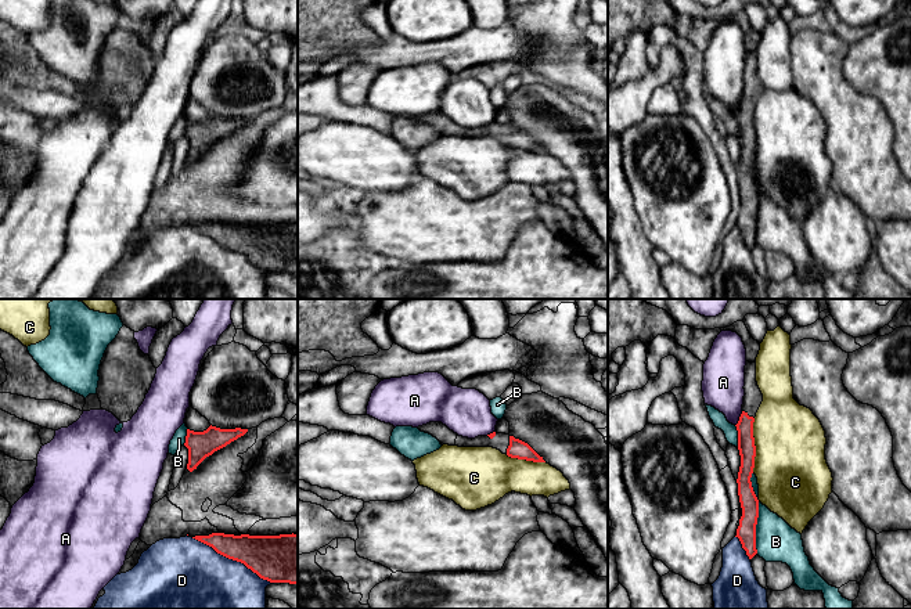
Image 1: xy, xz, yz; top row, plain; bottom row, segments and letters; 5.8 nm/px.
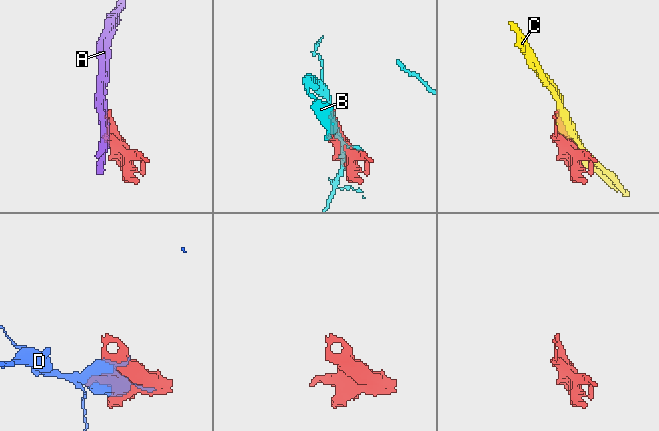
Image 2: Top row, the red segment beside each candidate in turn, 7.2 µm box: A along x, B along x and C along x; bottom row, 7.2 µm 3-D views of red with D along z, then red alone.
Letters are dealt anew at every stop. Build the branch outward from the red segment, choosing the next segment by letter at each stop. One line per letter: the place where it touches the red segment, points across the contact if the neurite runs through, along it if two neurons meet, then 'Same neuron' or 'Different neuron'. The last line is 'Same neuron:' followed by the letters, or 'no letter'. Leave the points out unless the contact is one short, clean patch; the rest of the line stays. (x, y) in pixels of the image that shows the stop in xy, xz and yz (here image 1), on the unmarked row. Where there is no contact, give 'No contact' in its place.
A: Touches red at yz (740, 108). Boundary: yz (742, 101), (735, 115). Different neuron
B: Touches red at yz (758, 202). Different neuron
C: Touches red at yz (755, 136). Different neuron
D: Touches red at xy (233, 249). Different neuron
Same neuron: no letter

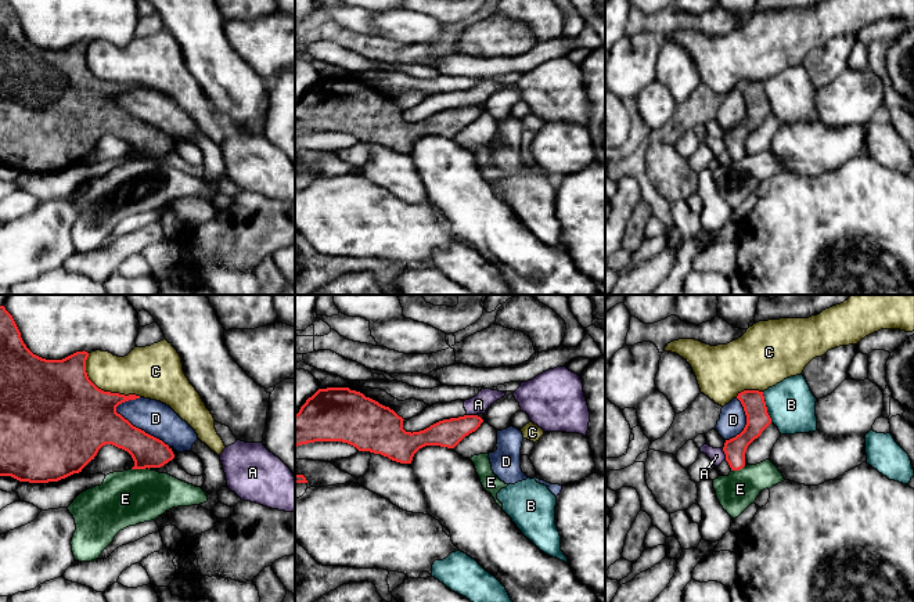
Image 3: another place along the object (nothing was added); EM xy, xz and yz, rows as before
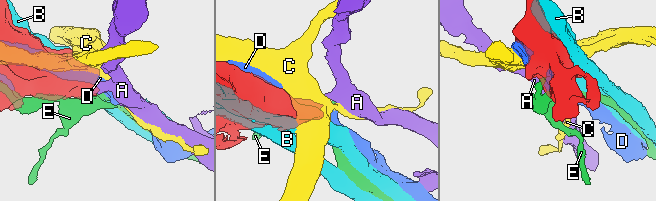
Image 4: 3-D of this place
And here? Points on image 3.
A: Touches red at yz (724, 143). Boundary: yz (722, 139), (726, 148). Different neuron
B: Touches red at yz (766, 97). Different neuron
C: Touches red at xy (103, 80). Different neuron
D: Touches red at xy (140, 119). Different neuron
E: Touches red at xy (140, 158). Different neuron
Same neuron: no letter

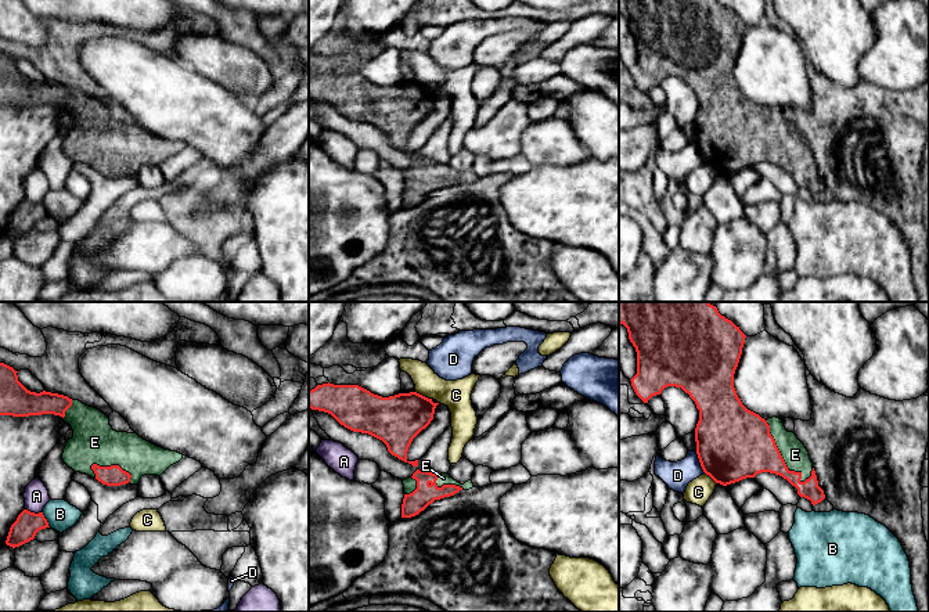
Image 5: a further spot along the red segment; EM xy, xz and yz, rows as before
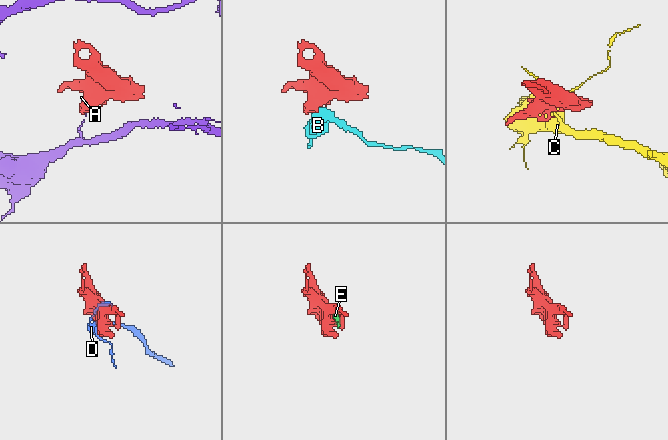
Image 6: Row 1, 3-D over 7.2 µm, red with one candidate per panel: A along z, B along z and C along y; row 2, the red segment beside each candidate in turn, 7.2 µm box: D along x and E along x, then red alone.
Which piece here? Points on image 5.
A: Touches red at xy (33, 202). Different neuron
B: Touches red at xy (46, 209). Boundary: xy (42, 201), (50, 216). Different neuron
C: Touches red at xz (424, 86). Boundary: xz (416, 80), (431, 89). Different neuron
D: Touches red at yz (699, 151). Different neuron
E: Touches red at yz (781, 147). Same neuron
Same neuron: E

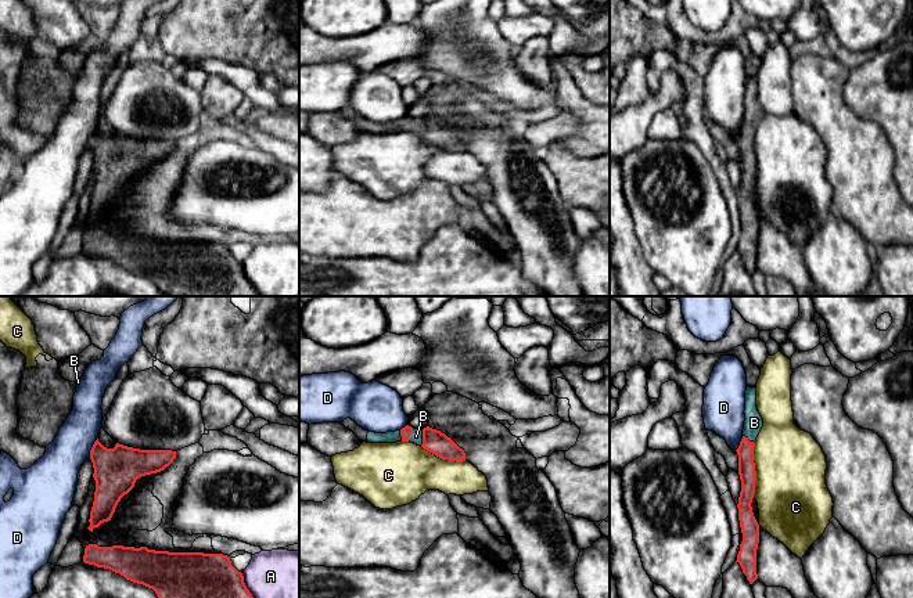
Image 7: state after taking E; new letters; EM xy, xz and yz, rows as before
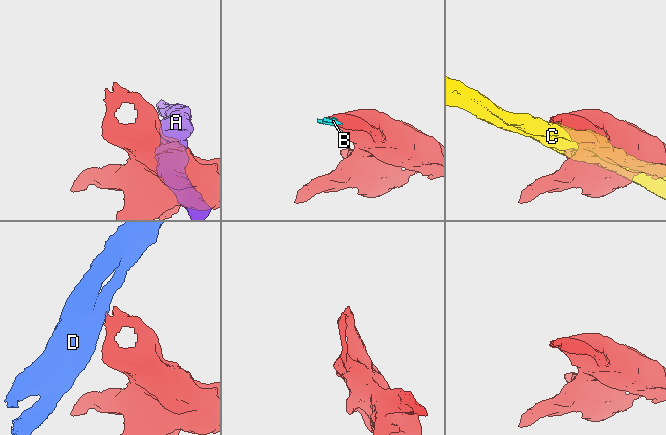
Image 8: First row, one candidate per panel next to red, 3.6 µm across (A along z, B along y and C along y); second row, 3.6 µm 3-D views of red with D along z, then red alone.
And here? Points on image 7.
A: Touches red at xy (248, 280). Different neuron
B: Touches red at xz (423, 128). Same neuron
C: Touches red at yz (755, 161). Different neuron
D: Touches red at xy (93, 136). Boundary: xy (97, 128), (89, 143). Different neuron
Same neuron: B

